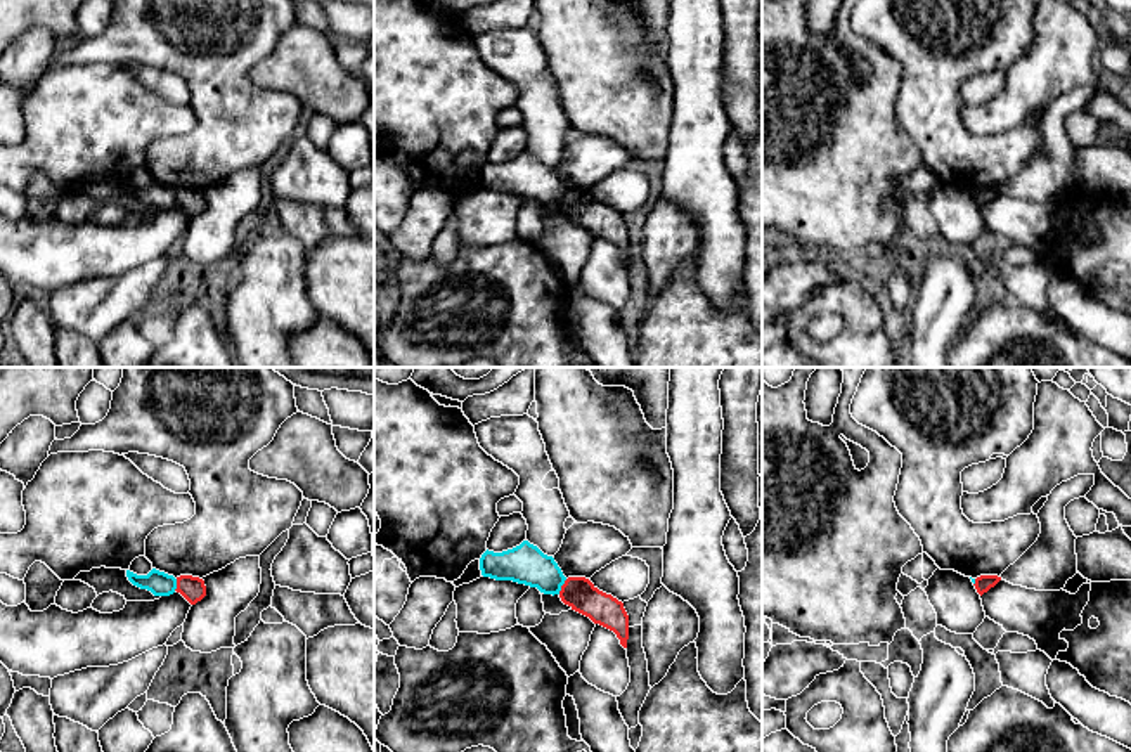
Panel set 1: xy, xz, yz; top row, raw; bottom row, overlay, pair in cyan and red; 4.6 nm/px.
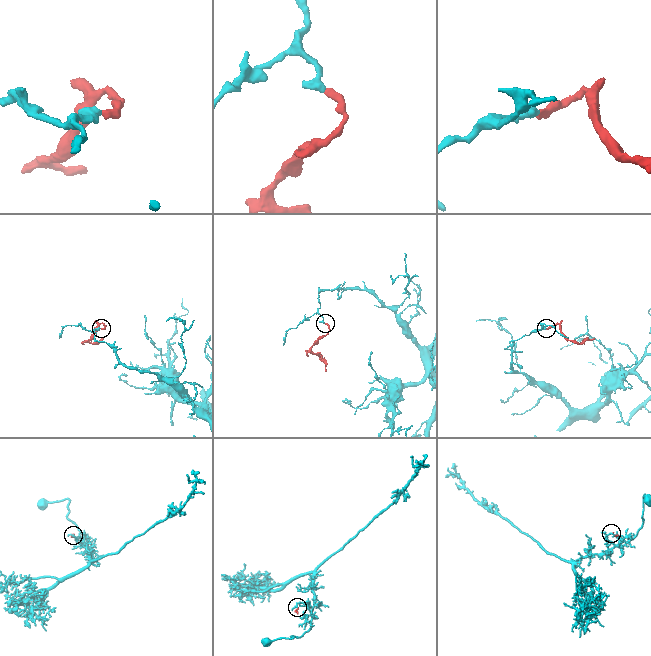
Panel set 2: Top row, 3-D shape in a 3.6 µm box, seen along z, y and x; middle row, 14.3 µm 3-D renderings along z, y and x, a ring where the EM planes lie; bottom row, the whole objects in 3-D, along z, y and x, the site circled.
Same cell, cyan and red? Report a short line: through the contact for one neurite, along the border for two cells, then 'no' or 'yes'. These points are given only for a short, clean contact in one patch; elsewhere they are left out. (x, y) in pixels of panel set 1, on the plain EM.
line xz (567, 191), (558, 205); no

